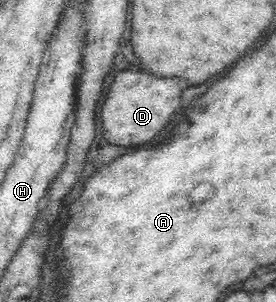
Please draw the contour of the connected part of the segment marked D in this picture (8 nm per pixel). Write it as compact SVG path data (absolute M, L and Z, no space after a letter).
M130 69L116 73L108 97L100 109L106 139L112 145L142 145L154 139L182 105L182 89L178 79L156 77L152 73L134 73Z

